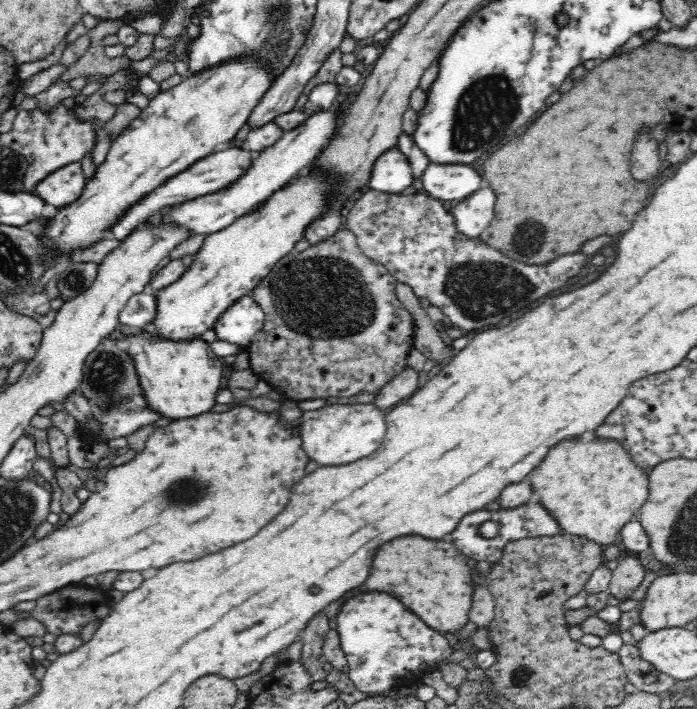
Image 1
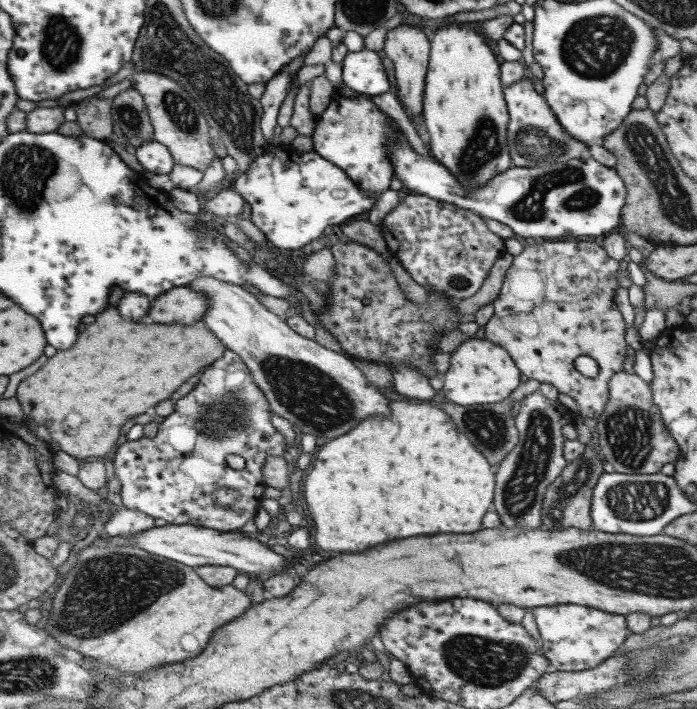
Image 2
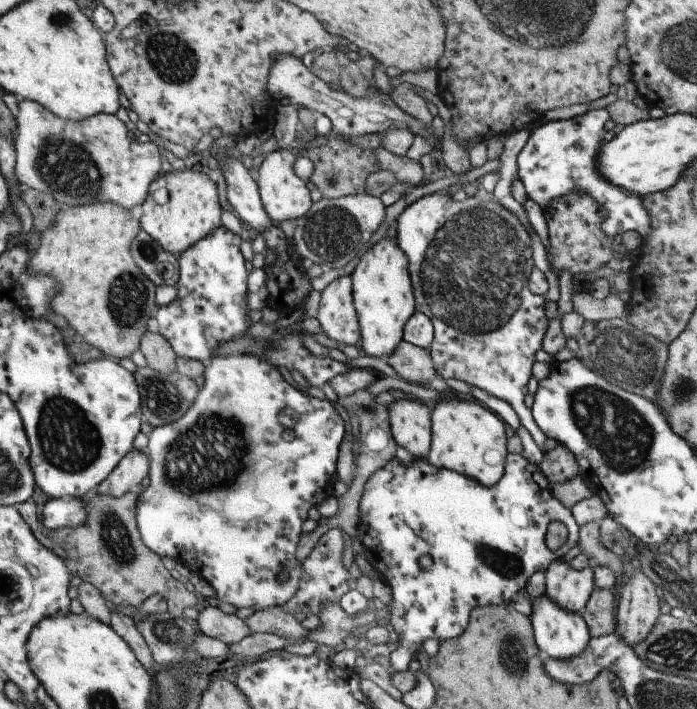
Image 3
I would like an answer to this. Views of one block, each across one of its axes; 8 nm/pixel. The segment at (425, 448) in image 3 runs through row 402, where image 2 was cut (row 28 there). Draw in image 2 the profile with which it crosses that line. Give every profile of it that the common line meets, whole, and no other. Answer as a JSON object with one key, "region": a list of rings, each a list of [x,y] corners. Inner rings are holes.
{"region":[[[401,24],[390,29],[385,37],[383,50],[388,58],[392,60],[396,77],[396,96],[398,96],[407,117],[413,122],[422,115],[423,93],[425,90],[425,78],[428,72],[431,42],[424,33],[422,26],[412,24]]]}

